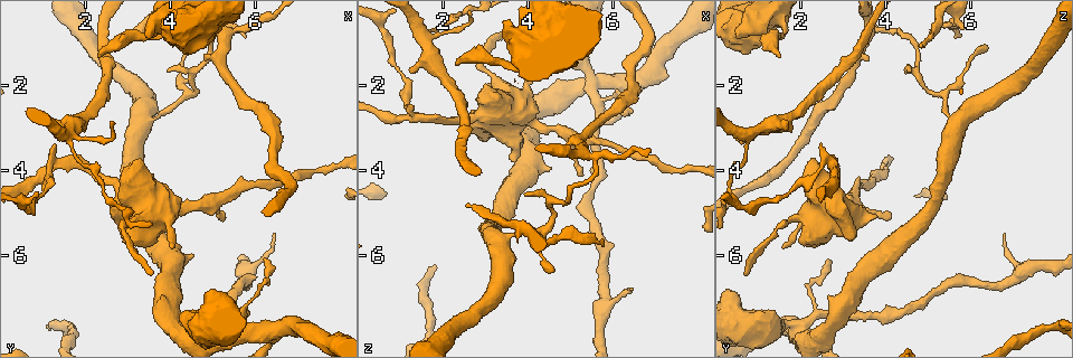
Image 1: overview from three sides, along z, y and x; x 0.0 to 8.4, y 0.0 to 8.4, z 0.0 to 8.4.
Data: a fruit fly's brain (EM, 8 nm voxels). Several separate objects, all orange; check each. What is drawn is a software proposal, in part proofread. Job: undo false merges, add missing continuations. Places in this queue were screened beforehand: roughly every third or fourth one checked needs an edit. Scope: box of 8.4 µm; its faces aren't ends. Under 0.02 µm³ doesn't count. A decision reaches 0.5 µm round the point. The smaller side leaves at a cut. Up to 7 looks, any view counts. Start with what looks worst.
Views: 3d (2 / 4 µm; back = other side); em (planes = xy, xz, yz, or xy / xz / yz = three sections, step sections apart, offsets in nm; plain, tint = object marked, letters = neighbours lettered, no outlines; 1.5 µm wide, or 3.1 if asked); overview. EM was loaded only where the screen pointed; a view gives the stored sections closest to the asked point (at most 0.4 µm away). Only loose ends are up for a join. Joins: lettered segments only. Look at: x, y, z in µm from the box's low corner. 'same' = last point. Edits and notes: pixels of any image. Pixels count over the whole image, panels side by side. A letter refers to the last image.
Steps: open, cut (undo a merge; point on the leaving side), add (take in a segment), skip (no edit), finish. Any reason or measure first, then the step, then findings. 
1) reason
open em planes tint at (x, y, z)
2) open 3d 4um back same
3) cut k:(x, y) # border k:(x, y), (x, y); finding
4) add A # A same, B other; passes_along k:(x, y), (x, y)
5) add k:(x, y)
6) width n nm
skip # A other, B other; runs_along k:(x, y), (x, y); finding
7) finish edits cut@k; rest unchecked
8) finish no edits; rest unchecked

an open end
open 3d 2um at (2.55, 1.10, 4.90)

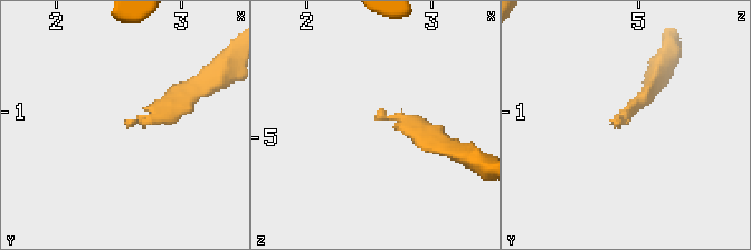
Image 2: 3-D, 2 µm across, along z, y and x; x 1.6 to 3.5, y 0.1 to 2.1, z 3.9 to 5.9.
open em planes letters at (2.56, 1.06, 4.82)

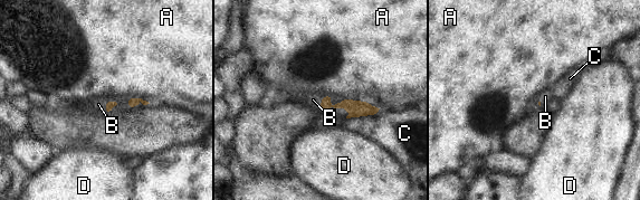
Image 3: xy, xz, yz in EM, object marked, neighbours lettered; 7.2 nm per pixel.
add B # A other, B same, C other, D other; passes_along 3:(357, 108), (334, 107), (313, 100); it goes on there

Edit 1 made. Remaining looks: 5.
open overview

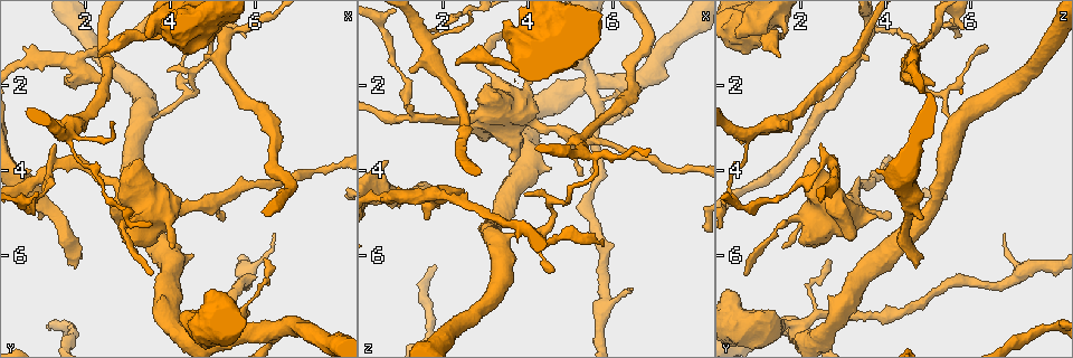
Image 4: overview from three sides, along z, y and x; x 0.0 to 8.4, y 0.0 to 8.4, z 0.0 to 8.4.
an open end
open 3d 4um at (1.65, 6.20, 4.70)

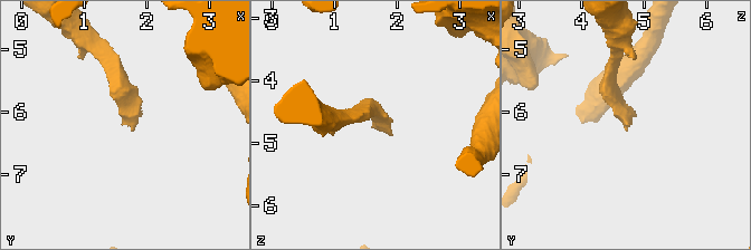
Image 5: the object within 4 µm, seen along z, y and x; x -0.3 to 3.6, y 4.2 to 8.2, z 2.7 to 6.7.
open em yz step 8 letters at (1.65, 6.25, 4.75)

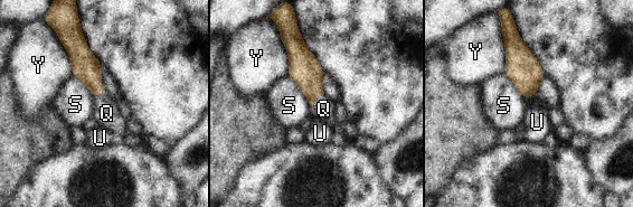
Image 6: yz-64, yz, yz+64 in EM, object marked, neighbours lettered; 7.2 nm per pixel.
add Q # Q same, S other, U other, Y other; passes_along 6:(304, 69), (314, 97), (323, 109); it goes on there

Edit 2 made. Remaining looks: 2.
open 3d 4um back at (4.35, 2.25, 5.40)

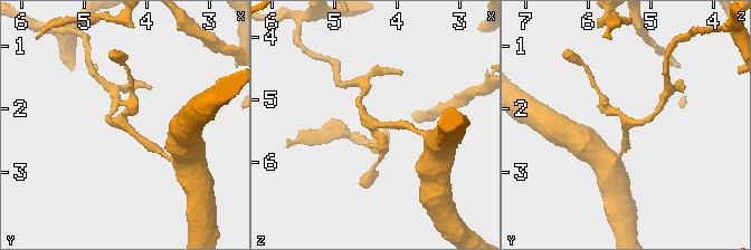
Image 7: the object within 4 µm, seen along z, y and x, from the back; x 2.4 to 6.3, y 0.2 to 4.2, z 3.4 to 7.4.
shape alone is not enough
open em planes letters at (4.35, 2.30, 5.40)

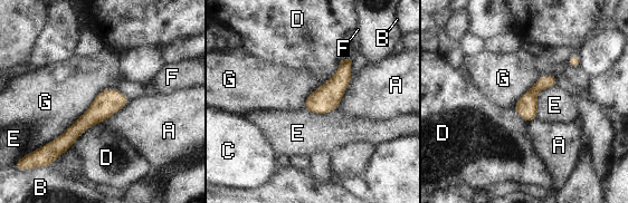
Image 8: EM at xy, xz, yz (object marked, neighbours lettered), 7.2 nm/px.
skip # A other, B other, C other, D other, E other, F other, G other; runs_along 8:(125, 100), (110, 100), (41, 151); all the same cell

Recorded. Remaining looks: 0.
finish edits add@3, add@6; rest unchecked

